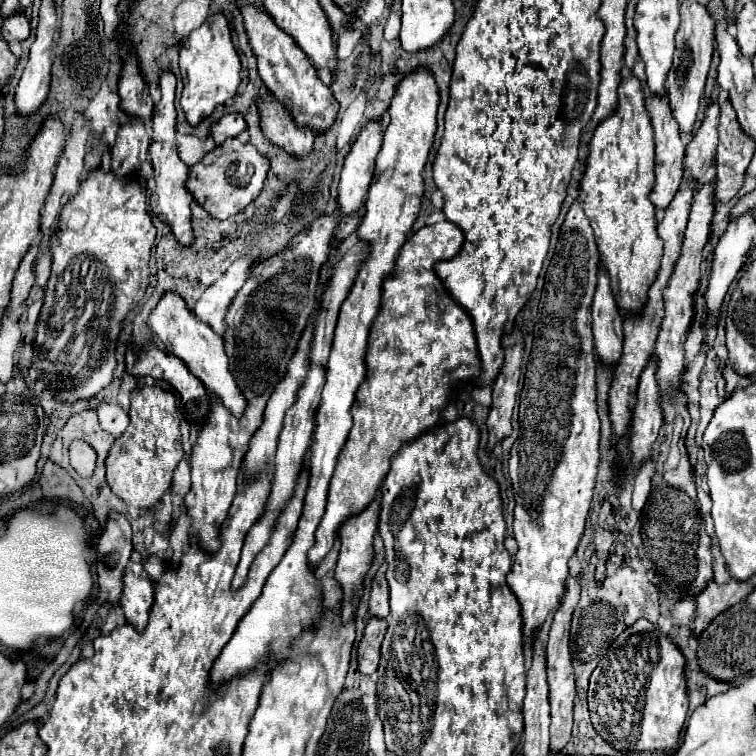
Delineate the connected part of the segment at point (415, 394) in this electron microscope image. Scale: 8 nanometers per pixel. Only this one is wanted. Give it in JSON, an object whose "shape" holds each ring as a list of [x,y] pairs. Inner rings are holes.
{"shape":[[[448,220],[432,224],[432,226],[424,226],[402,246],[400,256],[396,258],[394,272],[382,284],[382,308],[370,328],[370,336],[368,336],[368,354],[366,354],[368,372],[366,372],[364,384],[358,388],[356,402],[352,406],[354,426],[348,434],[348,440],[346,440],[346,444],[340,452],[338,464],[336,464],[334,476],[330,480],[326,514],[316,530],[316,544],[310,550],[310,564],[312,566],[318,566],[322,562],[322,558],[328,554],[342,522],[350,514],[360,512],[368,502],[372,502],[384,476],[390,470],[390,458],[396,454],[400,444],[404,440],[412,440],[418,434],[434,428],[440,422],[446,404],[458,392],[458,386],[464,386],[466,382],[472,382],[474,378],[478,378],[482,374],[482,362],[480,362],[480,354],[478,354],[478,342],[476,342],[472,318],[448,294],[448,290],[444,288],[442,280],[436,276],[436,270],[434,270],[434,266],[438,262],[454,258],[460,252],[462,244],[464,244],[464,232],[460,232],[460,228]],[[432,292],[436,292],[440,296],[442,312],[438,318],[430,318],[430,312],[428,312],[428,298]]]}

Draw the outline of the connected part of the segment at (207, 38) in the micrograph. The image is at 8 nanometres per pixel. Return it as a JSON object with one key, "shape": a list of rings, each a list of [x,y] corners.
{"shape":[[[222,14],[208,16],[206,22],[186,38],[186,42],[180,48],[180,68],[184,78],[180,106],[190,126],[198,126],[214,112],[218,104],[230,100],[240,84],[240,58],[234,50],[226,16]]]}

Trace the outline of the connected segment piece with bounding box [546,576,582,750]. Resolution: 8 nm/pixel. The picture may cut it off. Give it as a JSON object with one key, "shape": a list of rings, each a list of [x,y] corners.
{"shape":[[[568,576],[568,592],[564,594],[564,600],[560,608],[554,614],[554,622],[550,628],[550,640],[546,646],[546,658],[548,658],[548,686],[550,686],[550,750],[562,750],[570,740],[572,730],[572,708],[576,698],[576,684],[574,684],[574,668],[572,668],[572,652],[570,652],[570,620],[572,612],[580,600],[582,584],[580,576]]]}

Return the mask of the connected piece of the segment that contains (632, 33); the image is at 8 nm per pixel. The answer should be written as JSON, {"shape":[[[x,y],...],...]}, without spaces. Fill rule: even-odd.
{"shape":[[[628,2],[628,8],[626,8],[626,50],[624,50],[624,62],[628,68],[634,66],[636,58],[638,58],[638,46],[636,46],[636,28],[632,24],[632,18],[634,18],[634,8],[636,4],[634,2]]]}

